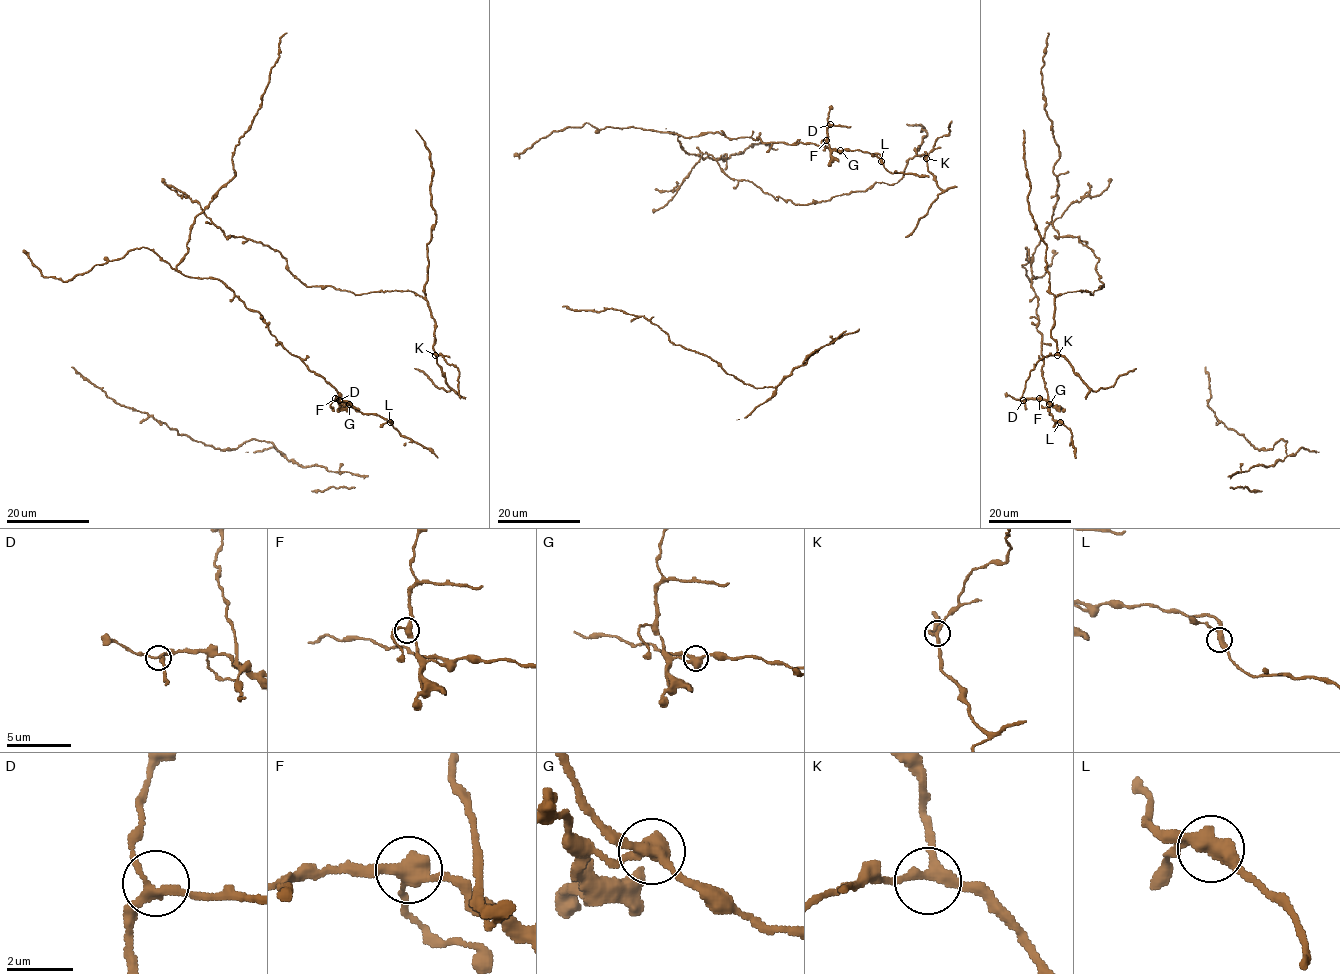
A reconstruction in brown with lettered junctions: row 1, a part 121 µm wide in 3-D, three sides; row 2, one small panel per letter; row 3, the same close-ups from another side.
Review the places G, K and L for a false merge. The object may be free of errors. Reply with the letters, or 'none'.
G

